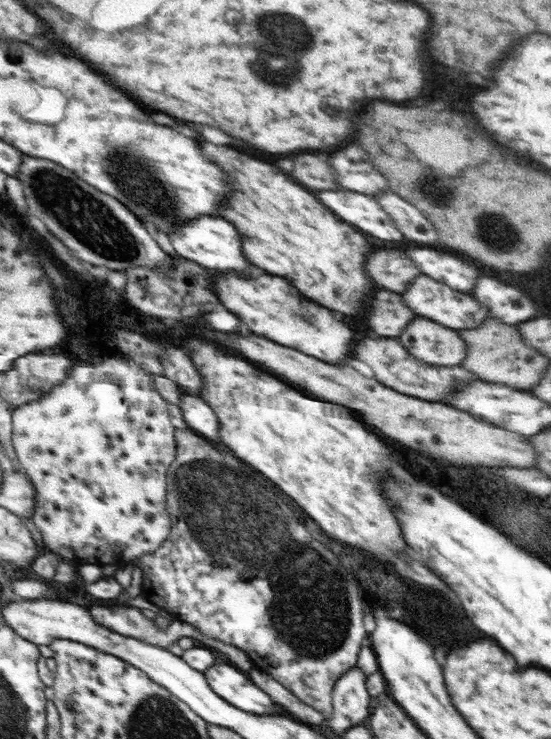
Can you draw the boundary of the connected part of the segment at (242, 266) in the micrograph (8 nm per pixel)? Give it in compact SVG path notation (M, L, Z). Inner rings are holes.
M202 216L200 220L192 220L180 230L176 230L170 236L174 253L186 258L187 260L198 262L200 266L220 270L220 272L238 272L242 278L252 278L254 266L246 260L242 254L242 236L236 230L234 224L226 222L224 218L210 218Z

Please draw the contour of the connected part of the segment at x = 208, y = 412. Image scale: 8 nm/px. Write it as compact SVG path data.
M182 394L180 404L182 415L188 428L195 430L196 433L202 434L204 438L218 440L218 430L220 423L214 414L214 410L208 406L208 403L202 398L194 398L193 395Z

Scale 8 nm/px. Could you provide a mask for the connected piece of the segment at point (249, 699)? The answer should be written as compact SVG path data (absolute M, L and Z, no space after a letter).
M218 664L204 674L212 690L239 710L249 714L274 715L275 702L242 672L234 672L232 664Z

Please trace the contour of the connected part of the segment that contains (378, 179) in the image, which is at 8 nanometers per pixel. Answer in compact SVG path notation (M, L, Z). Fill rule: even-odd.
M350 146L346 150L340 150L332 156L329 163L334 167L334 175L340 186L352 192L368 196L390 192L388 180L374 168L362 146Z

